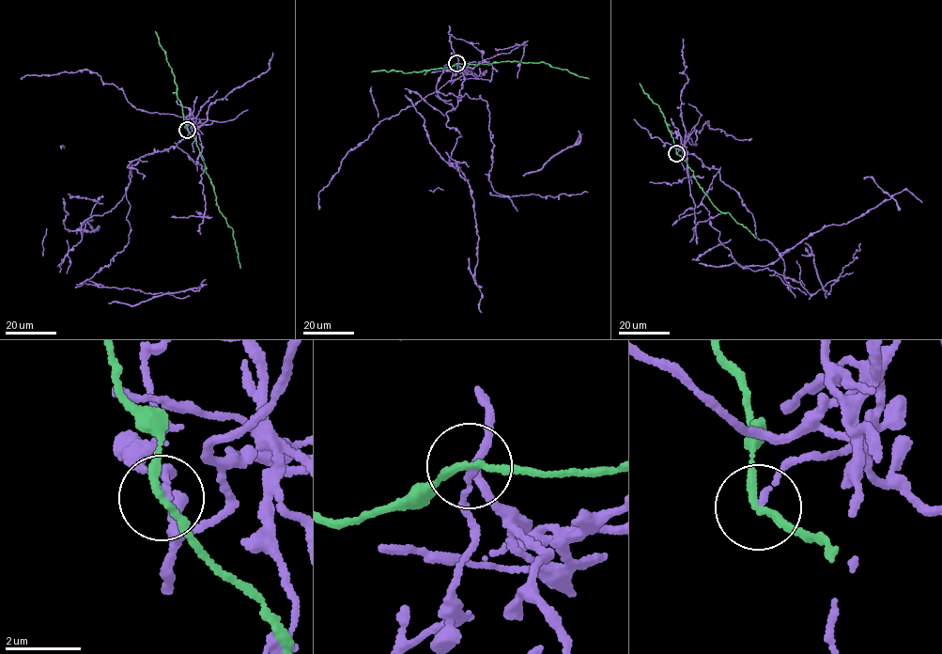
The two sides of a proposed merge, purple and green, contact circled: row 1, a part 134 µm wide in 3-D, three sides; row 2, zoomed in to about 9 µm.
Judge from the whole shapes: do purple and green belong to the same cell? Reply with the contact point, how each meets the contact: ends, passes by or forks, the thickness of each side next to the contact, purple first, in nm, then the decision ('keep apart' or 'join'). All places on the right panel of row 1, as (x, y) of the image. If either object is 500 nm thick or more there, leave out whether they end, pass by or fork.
(676, 153) | purple ends | green passes by | 140/190 nm | keep apart

